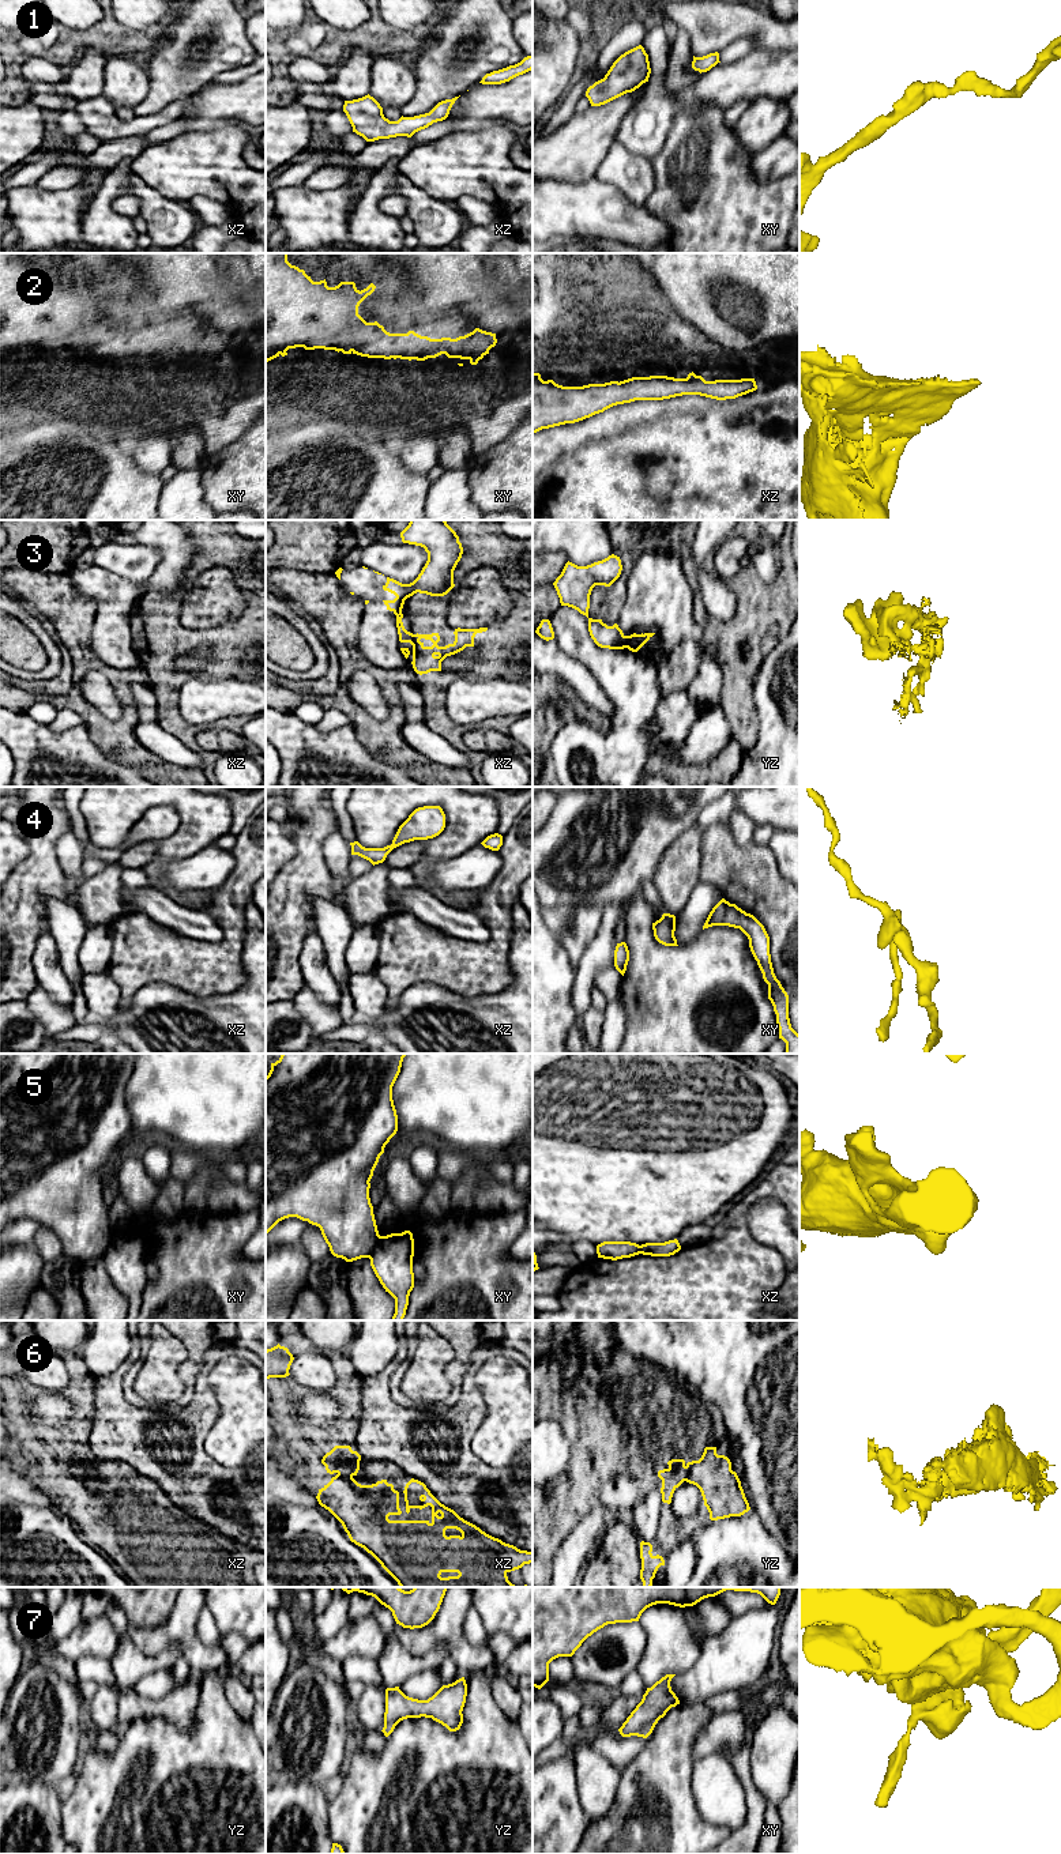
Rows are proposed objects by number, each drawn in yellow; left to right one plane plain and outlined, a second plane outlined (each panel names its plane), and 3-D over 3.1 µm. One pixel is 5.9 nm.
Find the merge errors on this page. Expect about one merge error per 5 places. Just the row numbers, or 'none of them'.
3, 5

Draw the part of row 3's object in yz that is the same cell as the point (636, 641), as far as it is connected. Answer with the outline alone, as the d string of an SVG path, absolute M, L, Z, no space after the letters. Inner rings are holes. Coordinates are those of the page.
M642 633L642 634L631 634L628 640L628 649L632 652L637 652L655 633Z

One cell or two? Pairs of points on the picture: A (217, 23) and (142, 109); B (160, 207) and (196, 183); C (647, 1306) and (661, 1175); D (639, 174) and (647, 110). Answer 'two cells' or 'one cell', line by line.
A: one cell
B: two cells
C: two cells
D: two cells

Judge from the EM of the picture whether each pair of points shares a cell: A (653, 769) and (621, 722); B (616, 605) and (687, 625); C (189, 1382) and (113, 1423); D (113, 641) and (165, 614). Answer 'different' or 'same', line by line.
A: different
B: different
C: different
D: different

